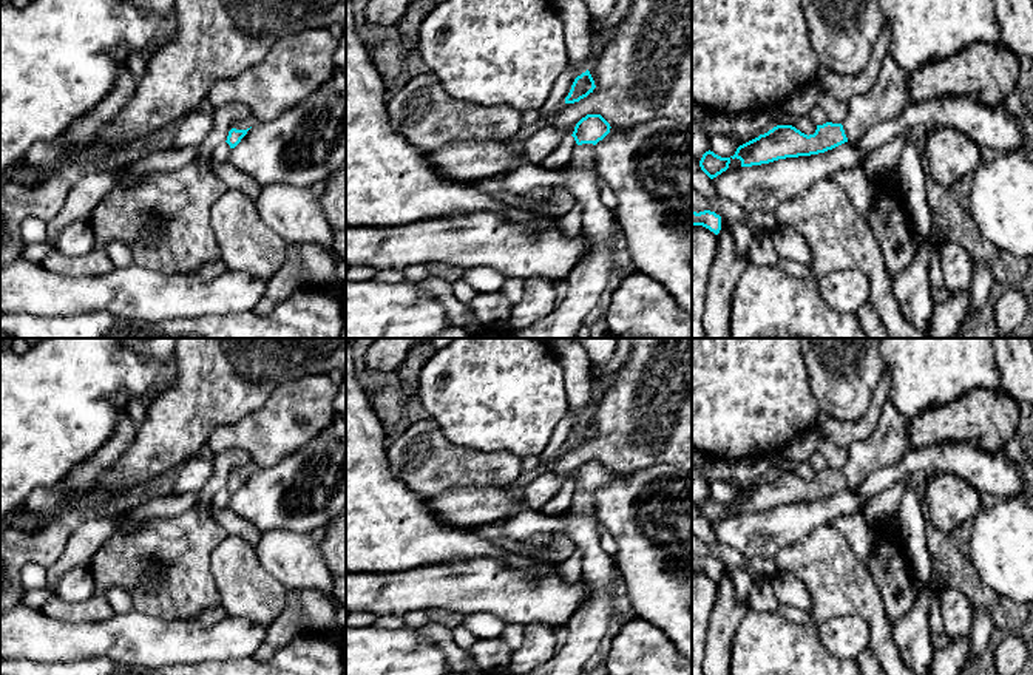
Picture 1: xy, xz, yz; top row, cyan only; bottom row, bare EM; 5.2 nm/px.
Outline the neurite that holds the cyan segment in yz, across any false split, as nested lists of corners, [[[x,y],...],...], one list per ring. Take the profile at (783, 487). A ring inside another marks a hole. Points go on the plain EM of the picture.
[[[888,399],[872,434],[846,448],[848,460],[842,470],[817,471],[809,482],[792,471],[777,471],[740,491],[730,504],[740,505],[741,513],[752,513],[825,499],[848,487],[857,488],[869,474],[897,463],[908,449],[908,419]]]

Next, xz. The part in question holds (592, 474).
[[[587,460],[573,477],[576,493],[571,499],[570,513],[596,519],[594,491],[610,479],[610,470],[601,460]]]

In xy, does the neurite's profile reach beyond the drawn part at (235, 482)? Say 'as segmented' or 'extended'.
extended

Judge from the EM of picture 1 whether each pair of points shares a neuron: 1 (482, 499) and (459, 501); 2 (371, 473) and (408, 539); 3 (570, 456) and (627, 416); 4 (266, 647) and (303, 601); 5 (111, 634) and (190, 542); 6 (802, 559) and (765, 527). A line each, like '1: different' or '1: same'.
1: same
2: same
3: same
4: same
5: different
6: different

